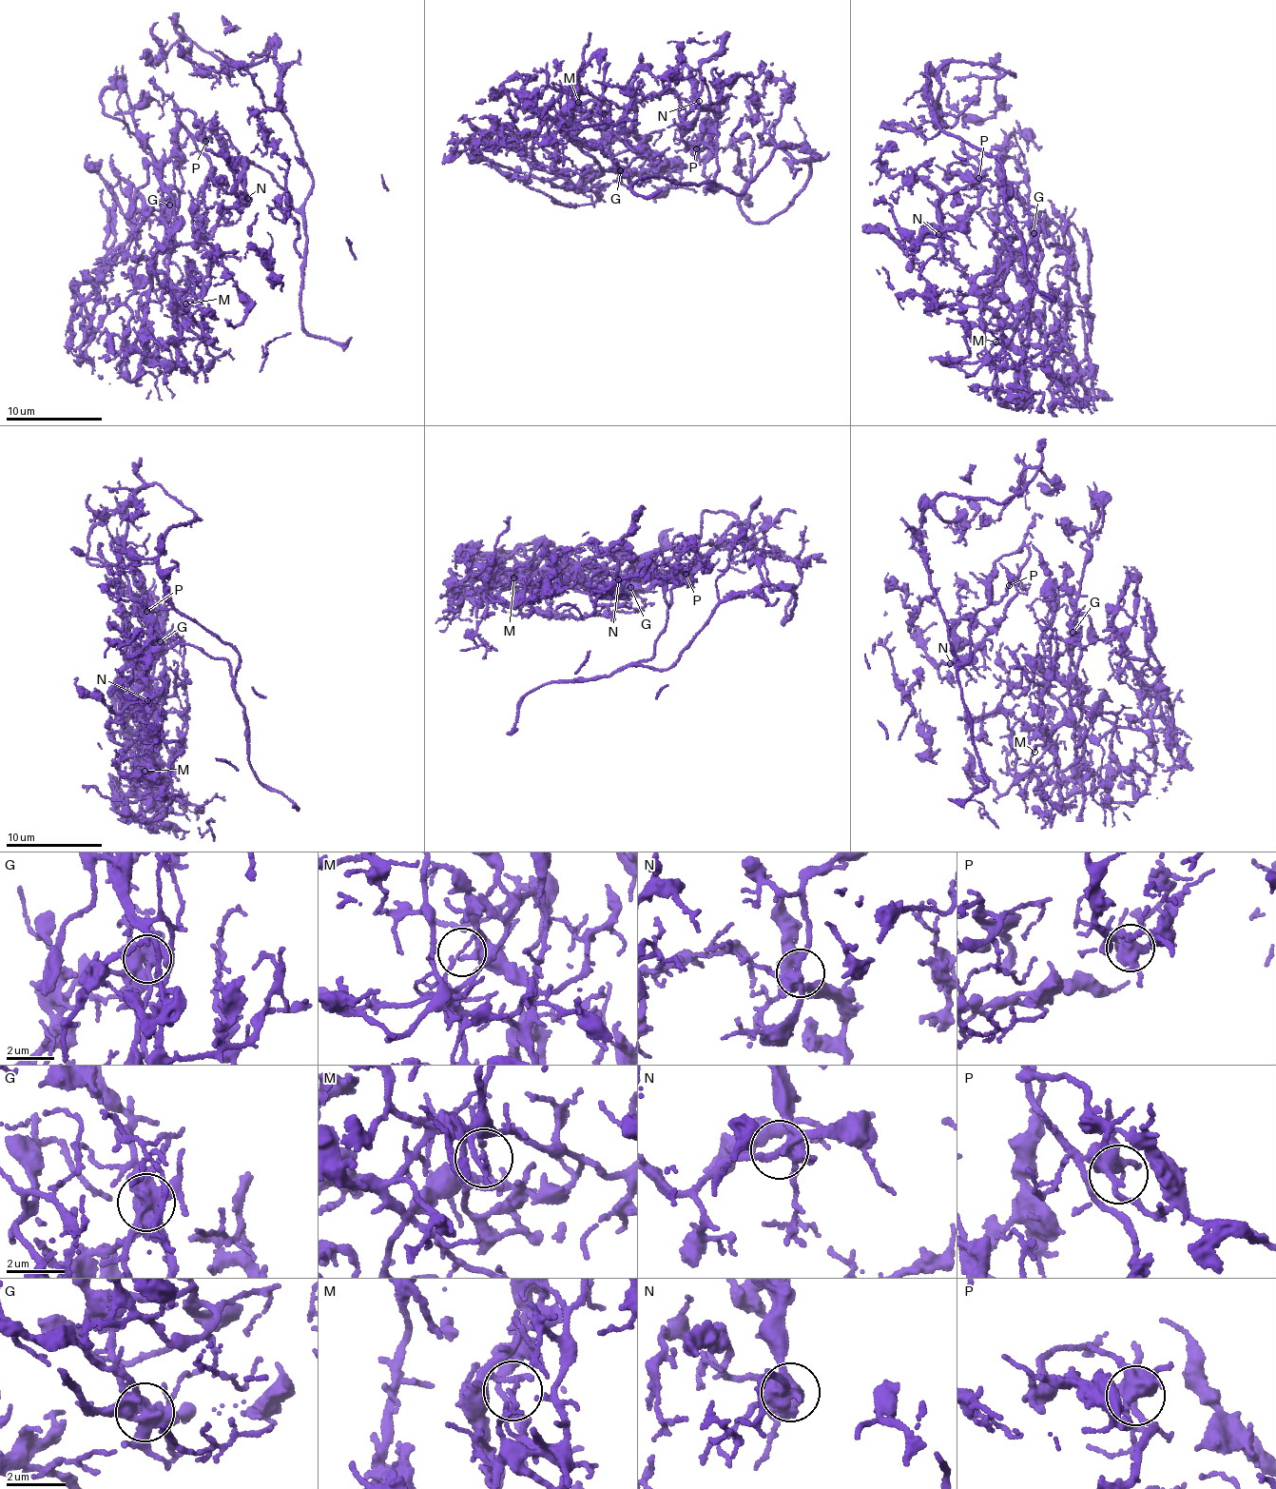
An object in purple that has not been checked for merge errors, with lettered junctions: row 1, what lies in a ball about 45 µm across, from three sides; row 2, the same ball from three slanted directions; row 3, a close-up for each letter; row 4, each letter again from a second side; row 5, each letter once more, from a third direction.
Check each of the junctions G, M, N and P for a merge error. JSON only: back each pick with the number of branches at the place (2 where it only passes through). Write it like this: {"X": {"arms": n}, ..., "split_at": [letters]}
{"G": {"arms": 6}, "M": {"arms": 3}, "split_at": ["G", "M"]}

